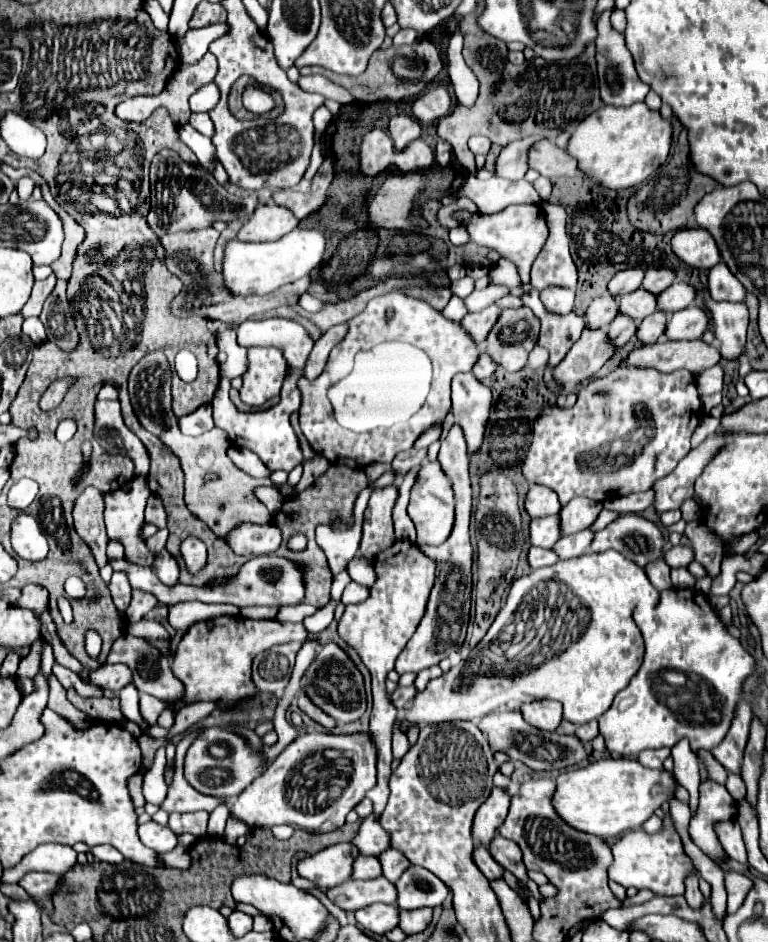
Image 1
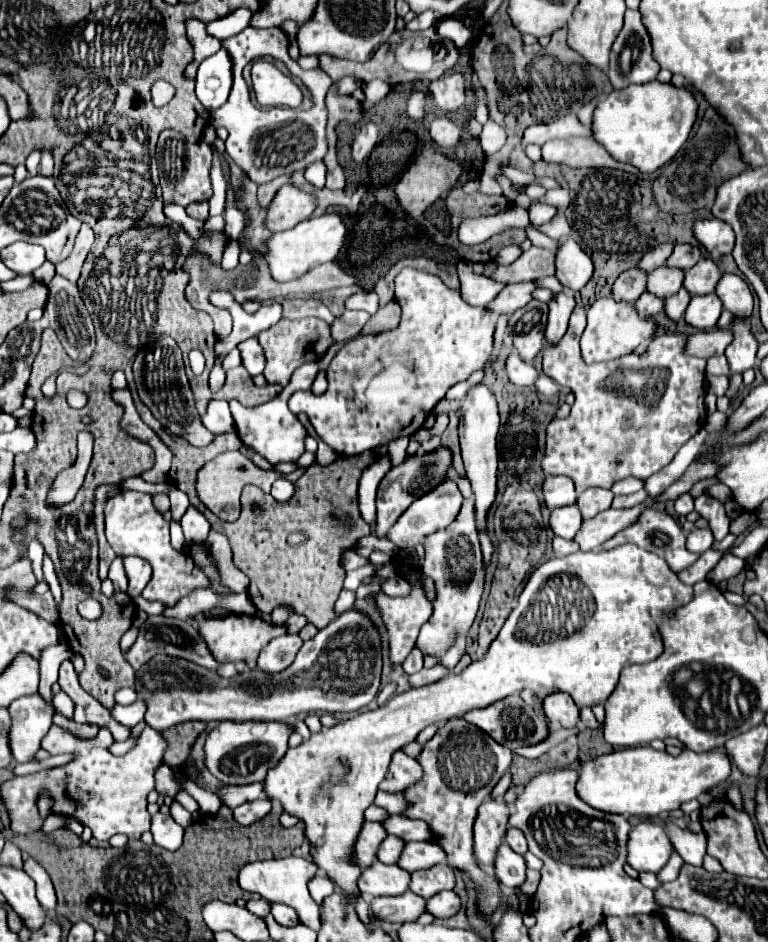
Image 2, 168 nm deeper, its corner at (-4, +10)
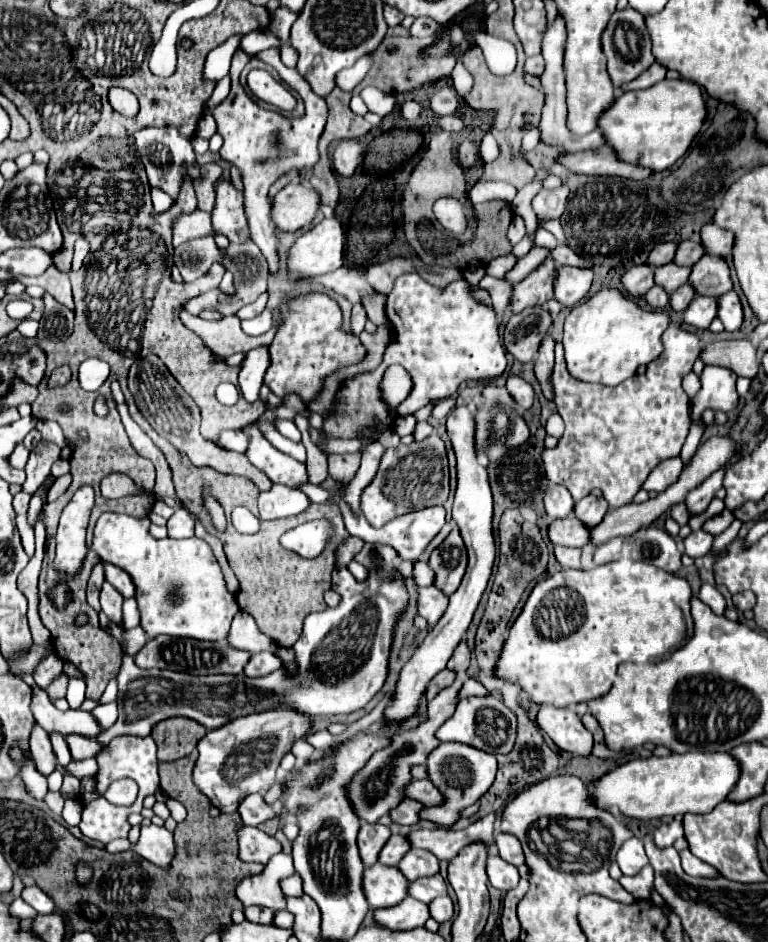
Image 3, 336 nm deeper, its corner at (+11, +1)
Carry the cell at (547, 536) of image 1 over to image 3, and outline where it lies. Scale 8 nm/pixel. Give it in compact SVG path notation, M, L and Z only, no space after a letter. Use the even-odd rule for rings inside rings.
M571 514L569 518L555 520L549 526L549 538L553 544L583 548L589 544L589 526L585 526L581 520L575 518L575 514Z

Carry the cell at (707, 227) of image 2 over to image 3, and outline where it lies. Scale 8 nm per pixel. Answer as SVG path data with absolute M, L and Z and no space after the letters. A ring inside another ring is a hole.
M705 224L701 230L701 242L709 254L727 258L733 248L733 232L715 224Z

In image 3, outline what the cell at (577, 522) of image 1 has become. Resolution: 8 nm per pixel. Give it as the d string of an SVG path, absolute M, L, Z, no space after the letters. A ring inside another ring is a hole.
M585 496L581 502L575 504L575 516L591 528L597 526L601 518L605 518L607 510L609 510L609 504L603 498L595 498L595 496Z

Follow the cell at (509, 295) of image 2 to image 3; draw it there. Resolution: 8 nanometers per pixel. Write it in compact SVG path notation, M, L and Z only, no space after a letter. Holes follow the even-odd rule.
M549 256L525 280L515 284L515 290L511 296L511 310L515 314L529 306L543 306L547 300L551 300L555 296L553 282L557 276L557 266L559 264Z

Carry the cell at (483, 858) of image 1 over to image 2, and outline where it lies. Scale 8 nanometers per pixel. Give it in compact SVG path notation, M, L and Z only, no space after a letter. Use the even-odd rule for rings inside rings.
M506 843L500 845L494 861L496 877L506 885L506 887L518 887L526 879L526 863L524 857L514 853Z

